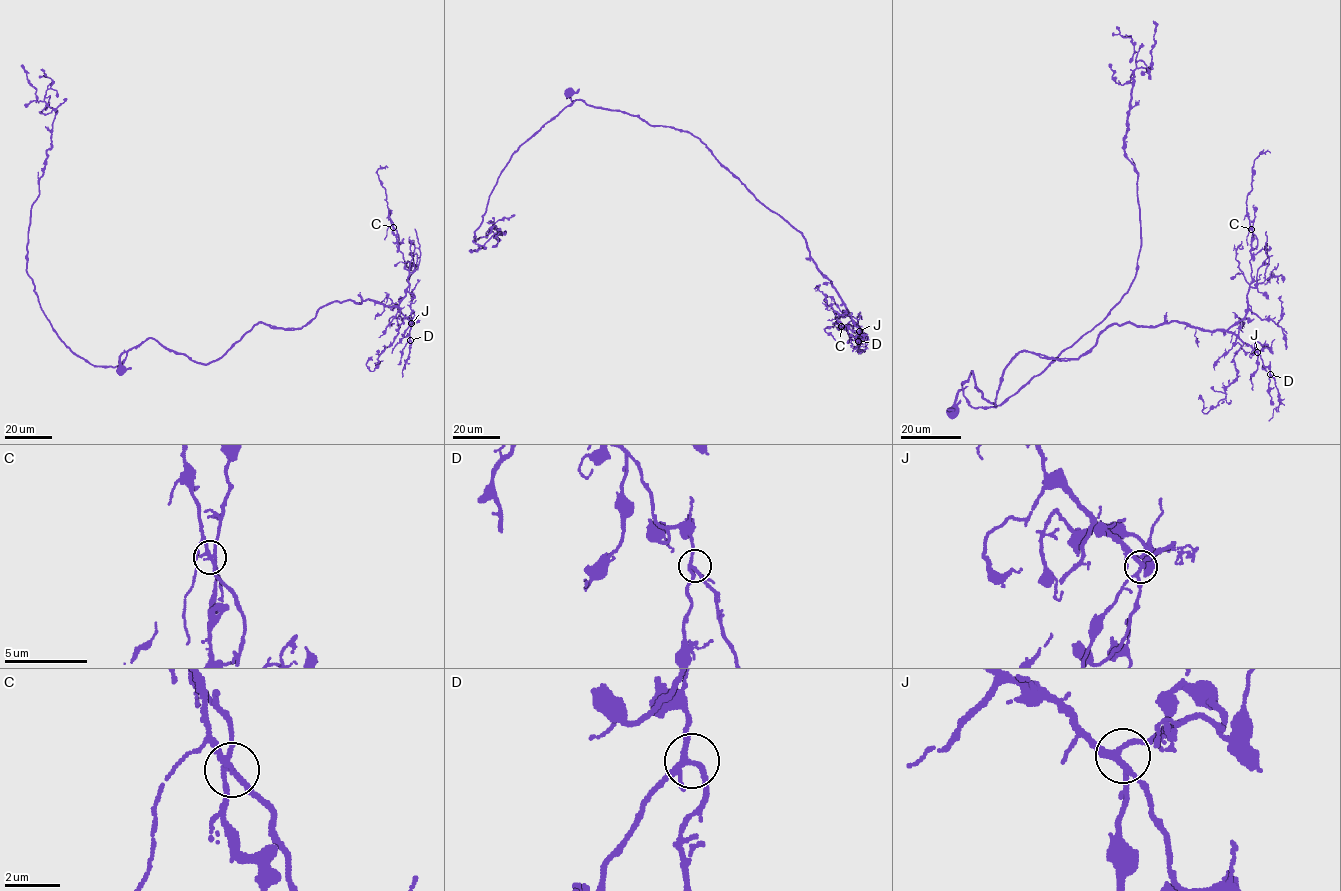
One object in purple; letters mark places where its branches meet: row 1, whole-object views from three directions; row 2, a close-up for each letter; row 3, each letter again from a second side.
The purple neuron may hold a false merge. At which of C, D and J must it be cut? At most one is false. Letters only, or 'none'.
C

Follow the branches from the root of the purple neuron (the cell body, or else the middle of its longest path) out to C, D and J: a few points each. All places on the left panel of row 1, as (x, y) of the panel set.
C: (122, 369), (150, 338), (209, 363), (259, 322), (396, 306), (409, 271), (393, 227)
D: (122, 369), (120, 356), (150, 338), (209, 363), (257, 323), (301, 328), (349, 300), (397, 306), (410, 340)
J: (122, 369), (120, 356), (150, 338), (209, 363), (257, 323), (301, 328), (334, 302), (377, 300), (411, 323)

